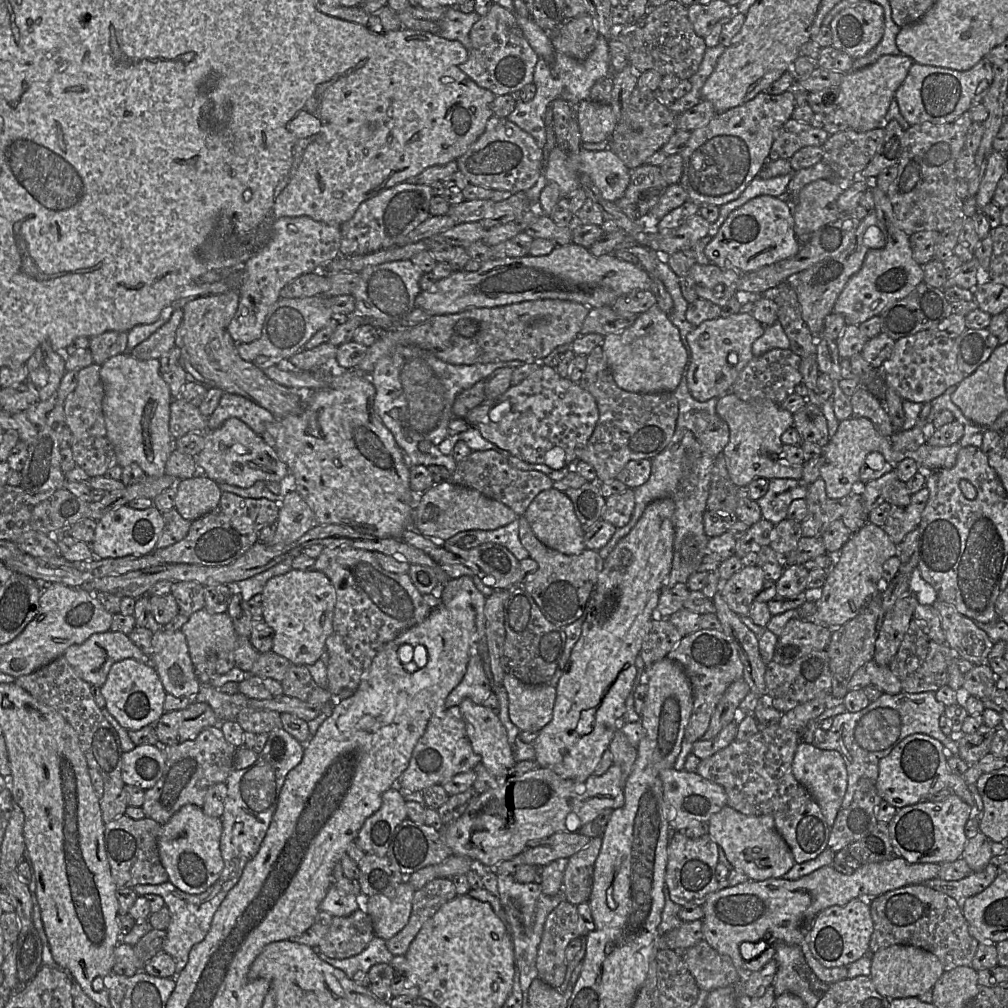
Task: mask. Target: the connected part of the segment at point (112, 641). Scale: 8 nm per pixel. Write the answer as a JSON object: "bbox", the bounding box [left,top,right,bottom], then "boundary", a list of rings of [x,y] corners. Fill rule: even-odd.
{"bbox":[63,630,150,688],"boundary":[[[111,630],[92,634],[83,643],[71,645],[63,656],[80,678],[99,688],[114,663],[126,658],[150,662],[150,657],[133,644],[128,635]]]}

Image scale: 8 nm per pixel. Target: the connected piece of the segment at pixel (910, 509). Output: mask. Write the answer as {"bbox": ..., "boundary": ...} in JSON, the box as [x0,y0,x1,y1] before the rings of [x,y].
{"bbox":[882,486,929,546],"boundary":[[[925,486],[912,495],[908,506],[891,506],[882,529],[894,544],[898,546],[908,533],[919,527],[928,499],[929,490]]]}

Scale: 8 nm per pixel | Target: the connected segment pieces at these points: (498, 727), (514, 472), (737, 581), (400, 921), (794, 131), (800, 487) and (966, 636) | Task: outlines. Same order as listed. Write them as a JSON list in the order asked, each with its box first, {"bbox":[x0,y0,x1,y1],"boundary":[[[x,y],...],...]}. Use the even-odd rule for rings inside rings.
[{"bbox":[459,698,516,779],"boundary":[[[466,698],[459,708],[466,726],[466,733],[470,740],[473,751],[481,757],[481,763],[496,779],[504,779],[508,771],[516,764],[514,751],[508,741],[507,730],[502,724],[497,710],[474,703]]]},{"bbox":[446,450,553,516],"boundary":[[[494,450],[472,451],[465,459],[457,462],[454,472],[446,482],[472,488],[484,496],[497,500],[513,510],[518,516],[523,516],[533,499],[542,491],[553,487],[553,482],[540,471],[523,471],[512,467],[508,460]]]},{"bbox":[721,566,765,616],"boundary":[[[744,566],[722,583],[721,593],[738,616],[749,616],[751,607],[765,585],[765,573],[759,566]]]},{"bbox":[363,880,415,941],"boundary":[[[404,880],[388,894],[363,896],[364,911],[371,918],[375,936],[387,941],[407,924],[415,889]]]},{"bbox":[769,117,829,159],"boundary":[[[791,117],[779,130],[773,141],[769,159],[790,159],[796,151],[805,146],[822,147],[829,134],[825,129],[816,128],[810,123]]]},{"bbox":[757,478,808,525],"boundary":[[[775,478],[769,480],[767,493],[757,503],[762,511],[762,518],[777,525],[787,518],[787,511],[792,502],[805,499],[808,486],[801,480]]]},{"bbox":[933,599,994,666],"boundary":[[[937,599],[933,607],[941,618],[946,644],[956,657],[965,659],[974,666],[988,664],[994,643],[986,632],[949,603]]]}]

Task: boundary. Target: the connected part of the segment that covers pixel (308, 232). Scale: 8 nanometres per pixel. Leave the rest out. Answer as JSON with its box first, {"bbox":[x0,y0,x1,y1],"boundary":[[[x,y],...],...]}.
{"bbox":[229,216,340,344],"boundary":[[[308,216],[283,217],[274,223],[270,242],[242,264],[239,303],[229,324],[230,336],[236,344],[260,338],[265,317],[280,298],[283,287],[303,274],[322,271],[329,261],[338,257],[340,239],[340,226]]]}

